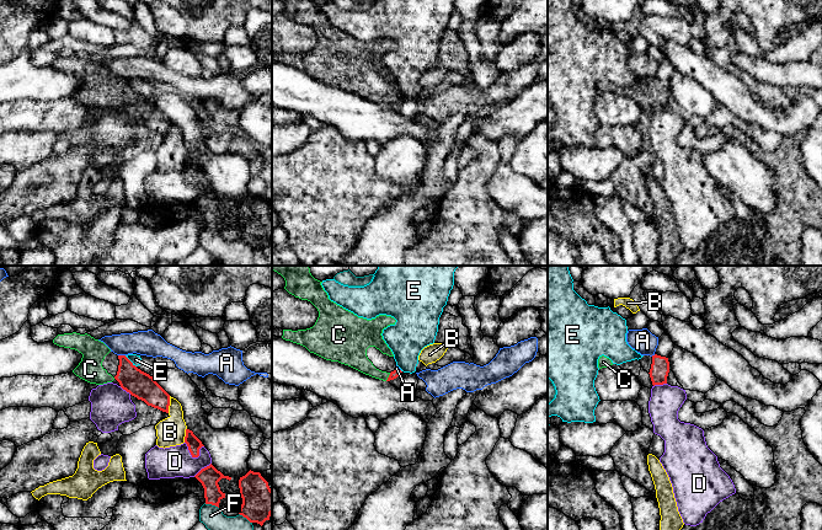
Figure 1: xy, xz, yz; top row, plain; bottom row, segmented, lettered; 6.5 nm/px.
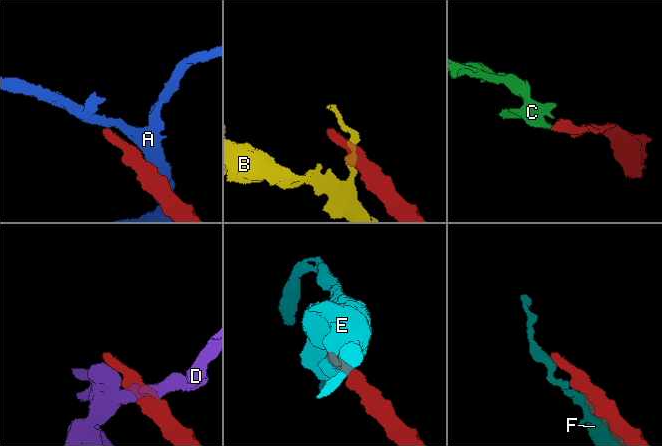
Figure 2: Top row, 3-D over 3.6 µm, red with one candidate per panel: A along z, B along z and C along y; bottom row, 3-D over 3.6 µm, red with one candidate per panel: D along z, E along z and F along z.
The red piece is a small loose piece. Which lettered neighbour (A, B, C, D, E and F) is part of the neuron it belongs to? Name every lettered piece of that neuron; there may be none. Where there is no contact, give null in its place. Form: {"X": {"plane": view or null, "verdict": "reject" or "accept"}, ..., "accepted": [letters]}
{"A": {"plane": "xy", "verdict": "reject"}, "B": {"plane": "xy", "verdict": "reject"}, "C": {"plane": "xz", "verdict": "accept"}, "D": {"plane": "xy", "verdict": "reject"}, "E": {"plane": "xy", "verdict": "reject"}, "F": {"plane": "xy", "verdict": "reject"}, "accepted": ["C"]}

